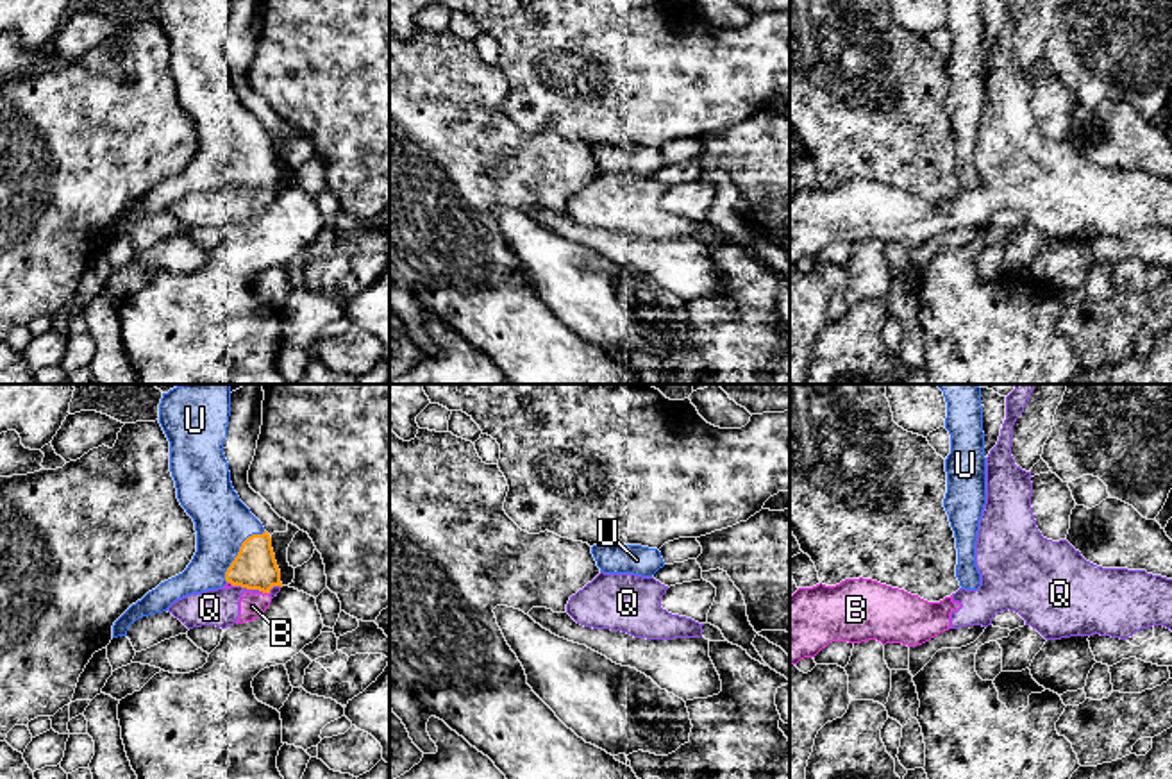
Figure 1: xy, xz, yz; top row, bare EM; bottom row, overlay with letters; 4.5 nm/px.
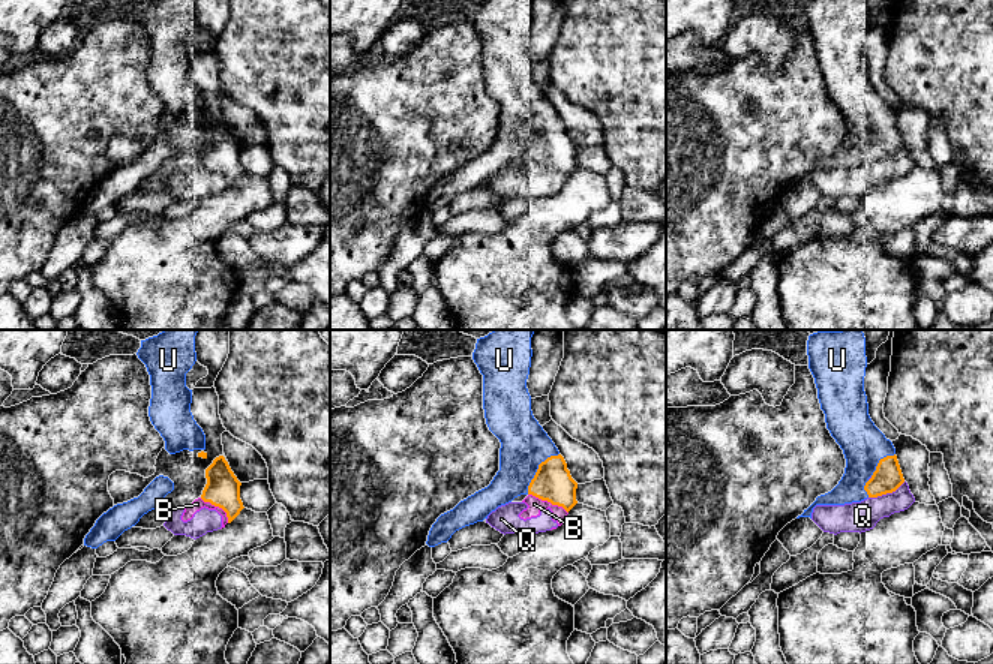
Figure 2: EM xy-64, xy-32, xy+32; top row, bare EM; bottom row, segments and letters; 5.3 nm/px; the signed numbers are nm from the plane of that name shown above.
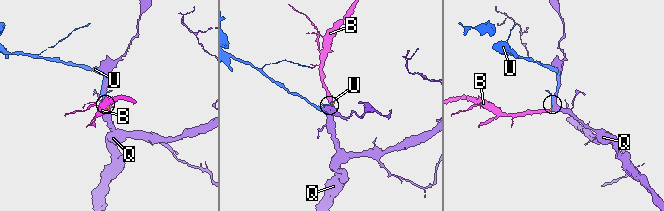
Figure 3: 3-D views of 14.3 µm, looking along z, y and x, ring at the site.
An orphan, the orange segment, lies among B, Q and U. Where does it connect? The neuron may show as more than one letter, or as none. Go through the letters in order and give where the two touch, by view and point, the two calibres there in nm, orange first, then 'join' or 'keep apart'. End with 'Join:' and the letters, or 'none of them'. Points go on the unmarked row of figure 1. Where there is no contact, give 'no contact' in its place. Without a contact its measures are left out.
B: xy (267, 192) | 200/110 nm | keep apart
Q: xy (249, 188) | 200/170 nm | keep apart
U: xy (240, 150) | 200/260 nm | join
Join: U

